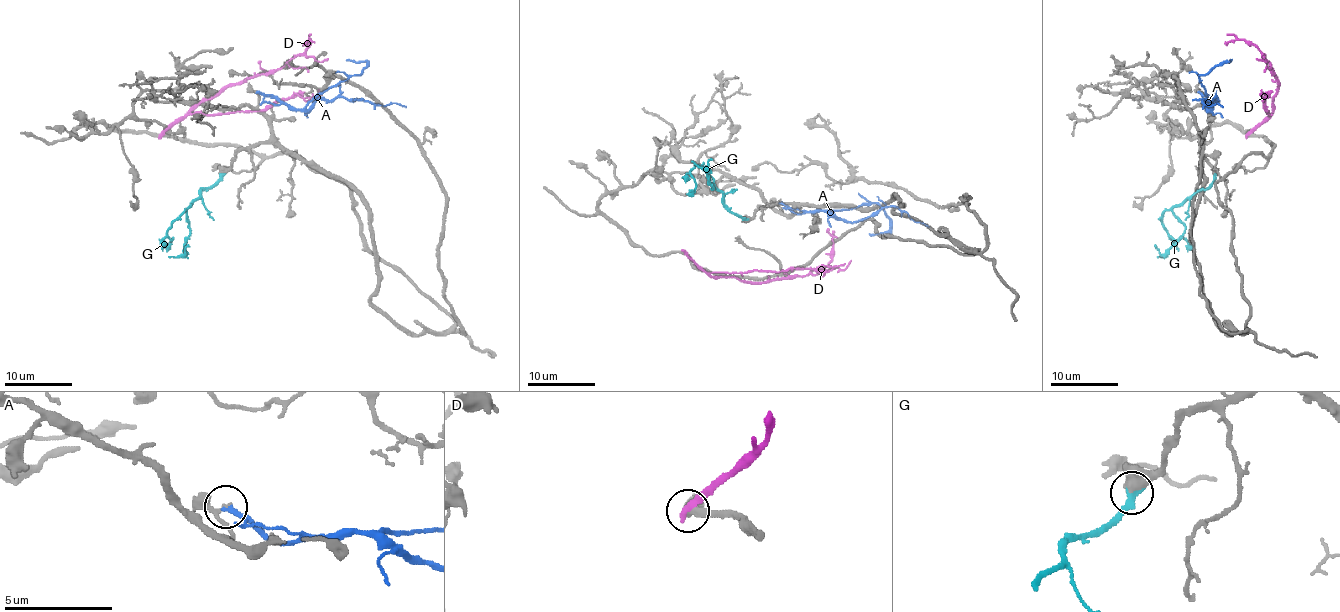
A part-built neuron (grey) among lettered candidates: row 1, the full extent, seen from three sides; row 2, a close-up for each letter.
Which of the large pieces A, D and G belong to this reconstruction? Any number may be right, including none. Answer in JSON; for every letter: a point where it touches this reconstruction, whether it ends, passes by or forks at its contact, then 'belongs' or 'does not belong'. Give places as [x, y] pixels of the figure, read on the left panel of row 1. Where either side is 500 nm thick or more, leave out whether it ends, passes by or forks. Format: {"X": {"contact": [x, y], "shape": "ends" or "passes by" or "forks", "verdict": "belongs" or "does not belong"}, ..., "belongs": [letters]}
{"A": {"contact": [257, 92], "shape": "ends", "verdict": "does not belong"}, "D": {"contact": [161, 135], "shape": "ends", "verdict": "does not belong"}, "G": {"contact": [221, 175], "shape": "ends", "verdict": "belongs"}, "belongs": ["G"]}

